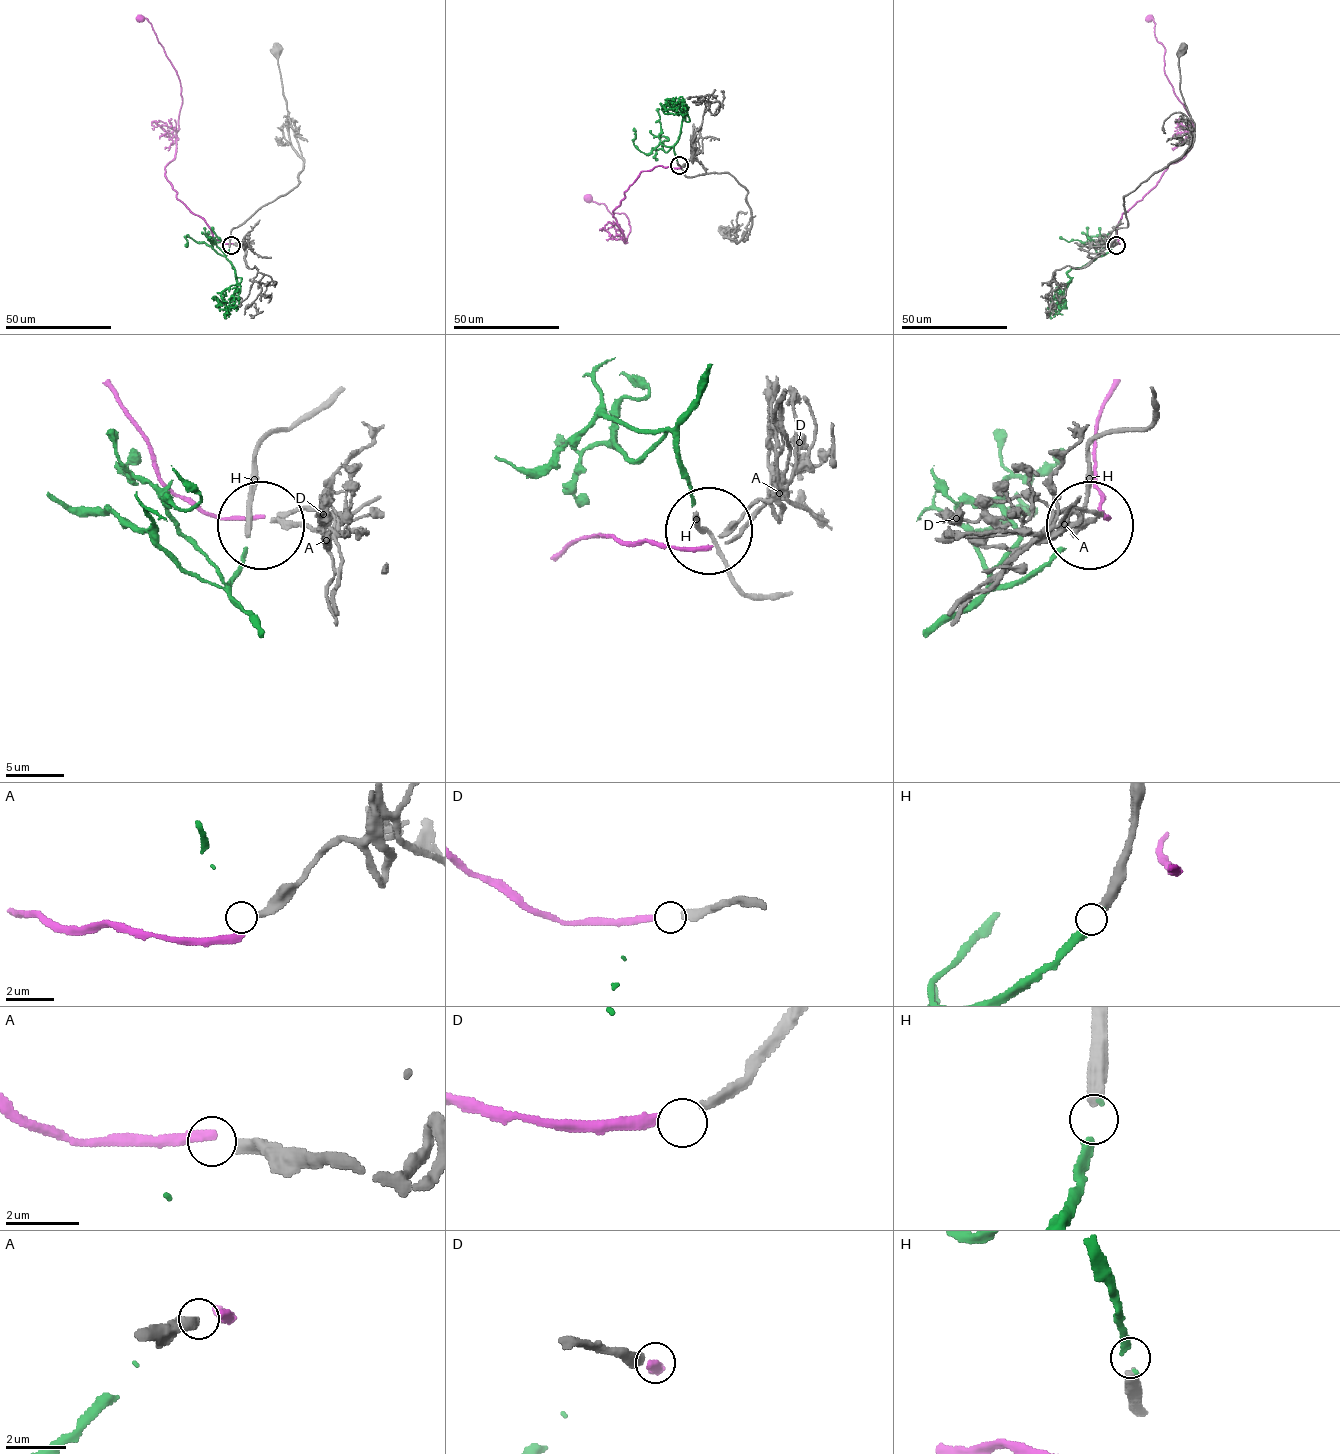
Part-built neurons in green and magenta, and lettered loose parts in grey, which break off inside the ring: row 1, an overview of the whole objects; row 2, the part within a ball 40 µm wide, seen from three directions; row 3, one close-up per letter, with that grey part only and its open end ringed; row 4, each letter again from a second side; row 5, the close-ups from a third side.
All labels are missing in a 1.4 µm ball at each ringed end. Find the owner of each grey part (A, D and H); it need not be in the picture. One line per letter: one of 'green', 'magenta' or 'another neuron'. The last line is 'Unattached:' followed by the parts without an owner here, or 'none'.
A: another neuron
D: magenta
H: green
Unattached: A

